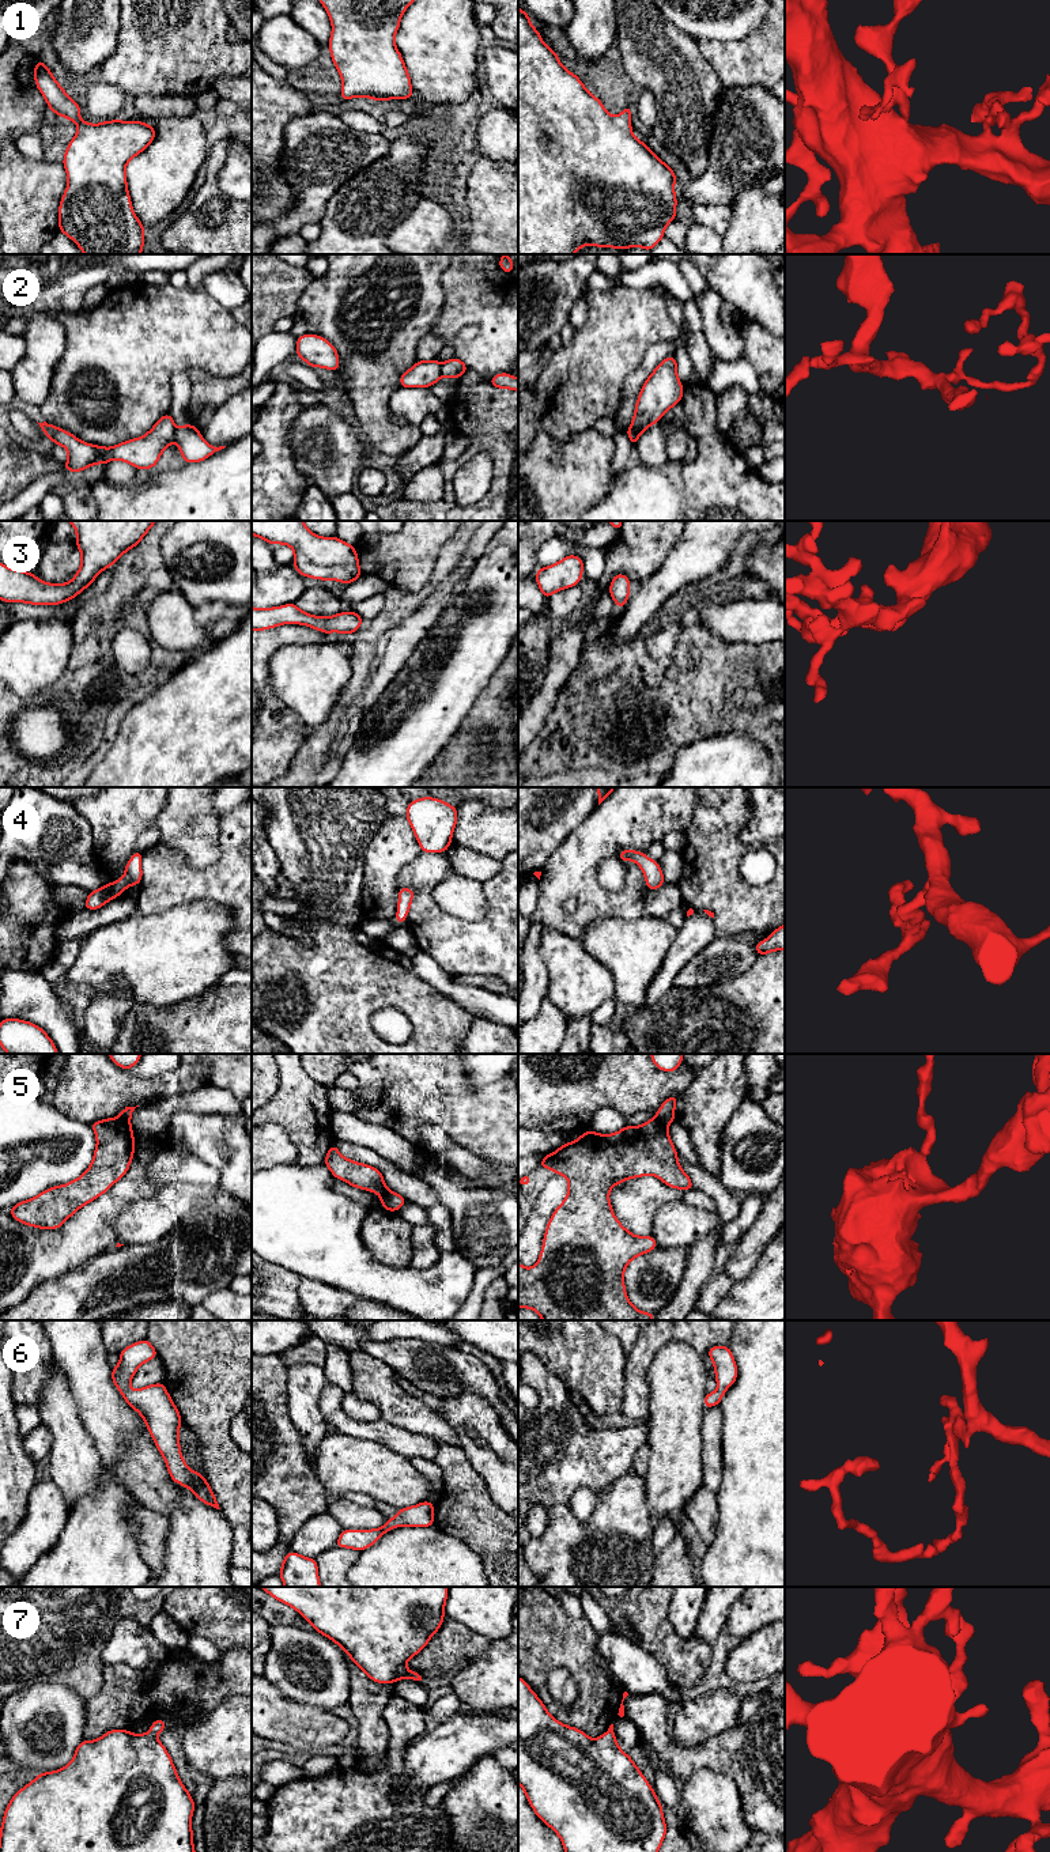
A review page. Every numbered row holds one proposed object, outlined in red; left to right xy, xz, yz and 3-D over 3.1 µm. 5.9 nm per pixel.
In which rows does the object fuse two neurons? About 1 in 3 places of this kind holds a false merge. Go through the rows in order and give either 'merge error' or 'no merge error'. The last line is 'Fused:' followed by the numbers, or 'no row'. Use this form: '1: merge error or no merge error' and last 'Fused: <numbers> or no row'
1: no merge error
2: merge error
3: no merge error
4: no merge error
5: merge error
6: no merge error
7: no merge error
Fused: 2, 5

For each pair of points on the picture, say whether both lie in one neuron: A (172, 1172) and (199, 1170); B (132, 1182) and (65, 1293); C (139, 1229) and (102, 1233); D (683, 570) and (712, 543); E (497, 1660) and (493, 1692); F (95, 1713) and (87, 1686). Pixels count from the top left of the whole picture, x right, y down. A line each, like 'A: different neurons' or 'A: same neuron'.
A: same neuron
B: different neurons
C: different neurons
D: same neuron
E: same neuron
F: different neurons

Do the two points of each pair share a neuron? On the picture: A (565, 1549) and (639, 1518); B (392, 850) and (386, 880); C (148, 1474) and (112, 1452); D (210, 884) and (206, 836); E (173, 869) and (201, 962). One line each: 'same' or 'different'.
A: same
B: same
C: same
D: different
E: different

